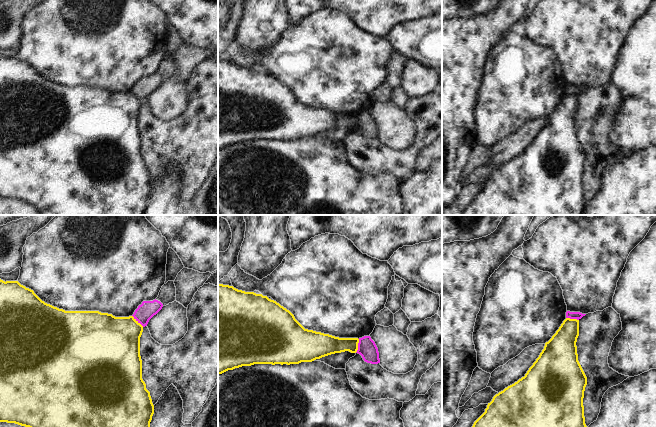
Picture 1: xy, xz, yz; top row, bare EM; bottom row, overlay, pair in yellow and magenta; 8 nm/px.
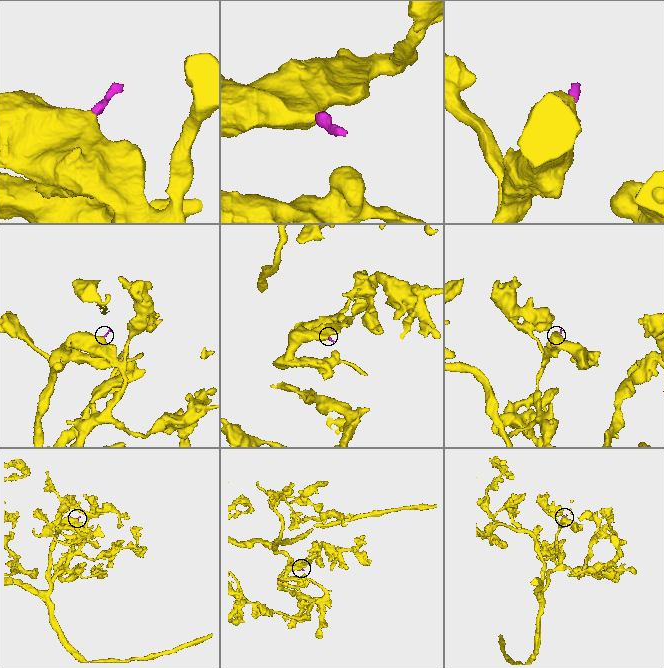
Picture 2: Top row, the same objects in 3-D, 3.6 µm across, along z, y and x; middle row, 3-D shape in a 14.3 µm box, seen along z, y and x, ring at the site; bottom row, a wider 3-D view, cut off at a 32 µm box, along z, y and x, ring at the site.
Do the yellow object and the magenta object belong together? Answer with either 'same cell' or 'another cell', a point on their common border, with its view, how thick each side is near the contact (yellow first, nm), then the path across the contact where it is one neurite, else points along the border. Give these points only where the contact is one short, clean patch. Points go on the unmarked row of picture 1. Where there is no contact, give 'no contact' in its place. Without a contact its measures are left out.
another cell | xy (137, 97) | 420/140 nm | along xy (132, 91), (143, 102)

